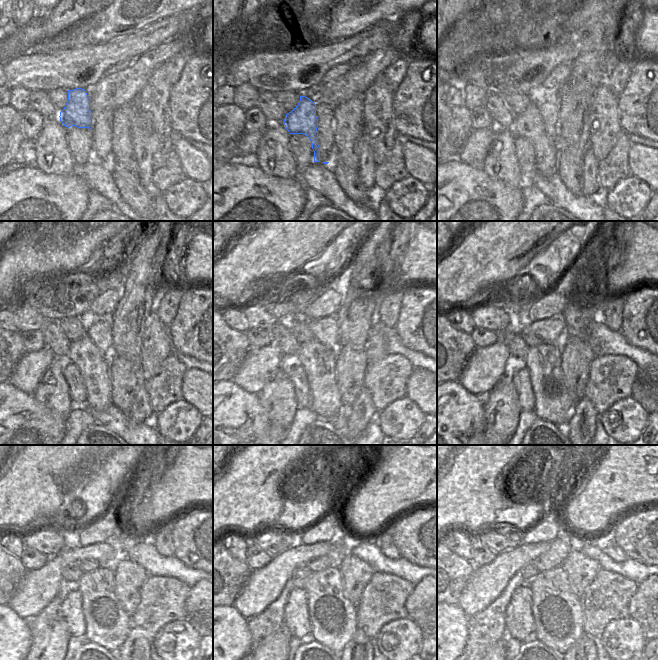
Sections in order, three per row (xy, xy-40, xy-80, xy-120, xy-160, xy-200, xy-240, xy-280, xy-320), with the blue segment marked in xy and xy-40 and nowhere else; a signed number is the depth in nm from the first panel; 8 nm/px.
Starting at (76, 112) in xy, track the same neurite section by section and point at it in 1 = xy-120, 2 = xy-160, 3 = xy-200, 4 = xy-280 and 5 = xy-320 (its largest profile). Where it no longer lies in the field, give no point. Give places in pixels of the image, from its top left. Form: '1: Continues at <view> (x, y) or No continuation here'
1: Continues at xy-120 (94, 367)
2: Continues at xy-160 (319, 362)
3: Continues at xy-200 (553, 402)
4: Continues at xy-280 (332, 617)
5: Continues at xy-320 (558, 617).

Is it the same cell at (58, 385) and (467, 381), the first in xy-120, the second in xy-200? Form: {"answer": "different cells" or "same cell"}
{"answer": "different cells"}

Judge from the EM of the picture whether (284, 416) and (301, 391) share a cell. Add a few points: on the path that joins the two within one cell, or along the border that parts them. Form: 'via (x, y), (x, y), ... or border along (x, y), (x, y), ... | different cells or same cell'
border along (288, 377), (293, 385), (293, 394), (298, 407) | different cells

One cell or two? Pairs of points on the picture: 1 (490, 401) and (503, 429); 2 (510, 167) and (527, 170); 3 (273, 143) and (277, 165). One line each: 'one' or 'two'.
1: one
2: two
3: one

